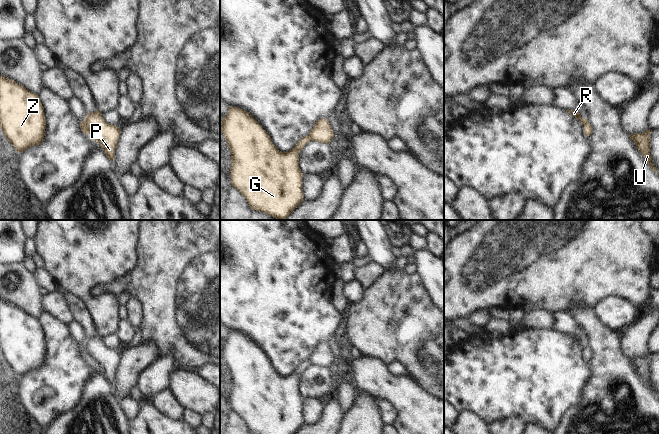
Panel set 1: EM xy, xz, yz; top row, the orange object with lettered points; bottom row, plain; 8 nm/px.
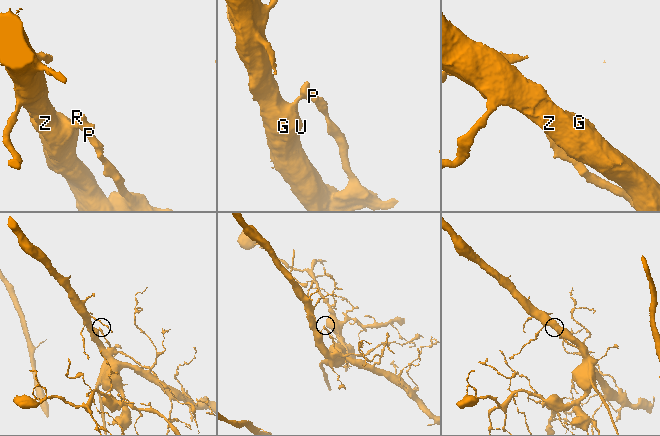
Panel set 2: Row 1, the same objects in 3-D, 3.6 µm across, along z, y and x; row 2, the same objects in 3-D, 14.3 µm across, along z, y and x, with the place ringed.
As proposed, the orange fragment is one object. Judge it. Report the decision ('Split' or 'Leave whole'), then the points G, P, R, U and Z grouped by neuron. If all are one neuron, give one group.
Split. Groups: G U Z / P R.

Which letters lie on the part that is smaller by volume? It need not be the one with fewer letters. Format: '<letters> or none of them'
P, R

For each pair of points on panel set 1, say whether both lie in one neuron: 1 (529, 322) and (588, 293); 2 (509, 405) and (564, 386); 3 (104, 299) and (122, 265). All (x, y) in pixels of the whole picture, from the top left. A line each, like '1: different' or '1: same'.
1: different
2: same
3: same

